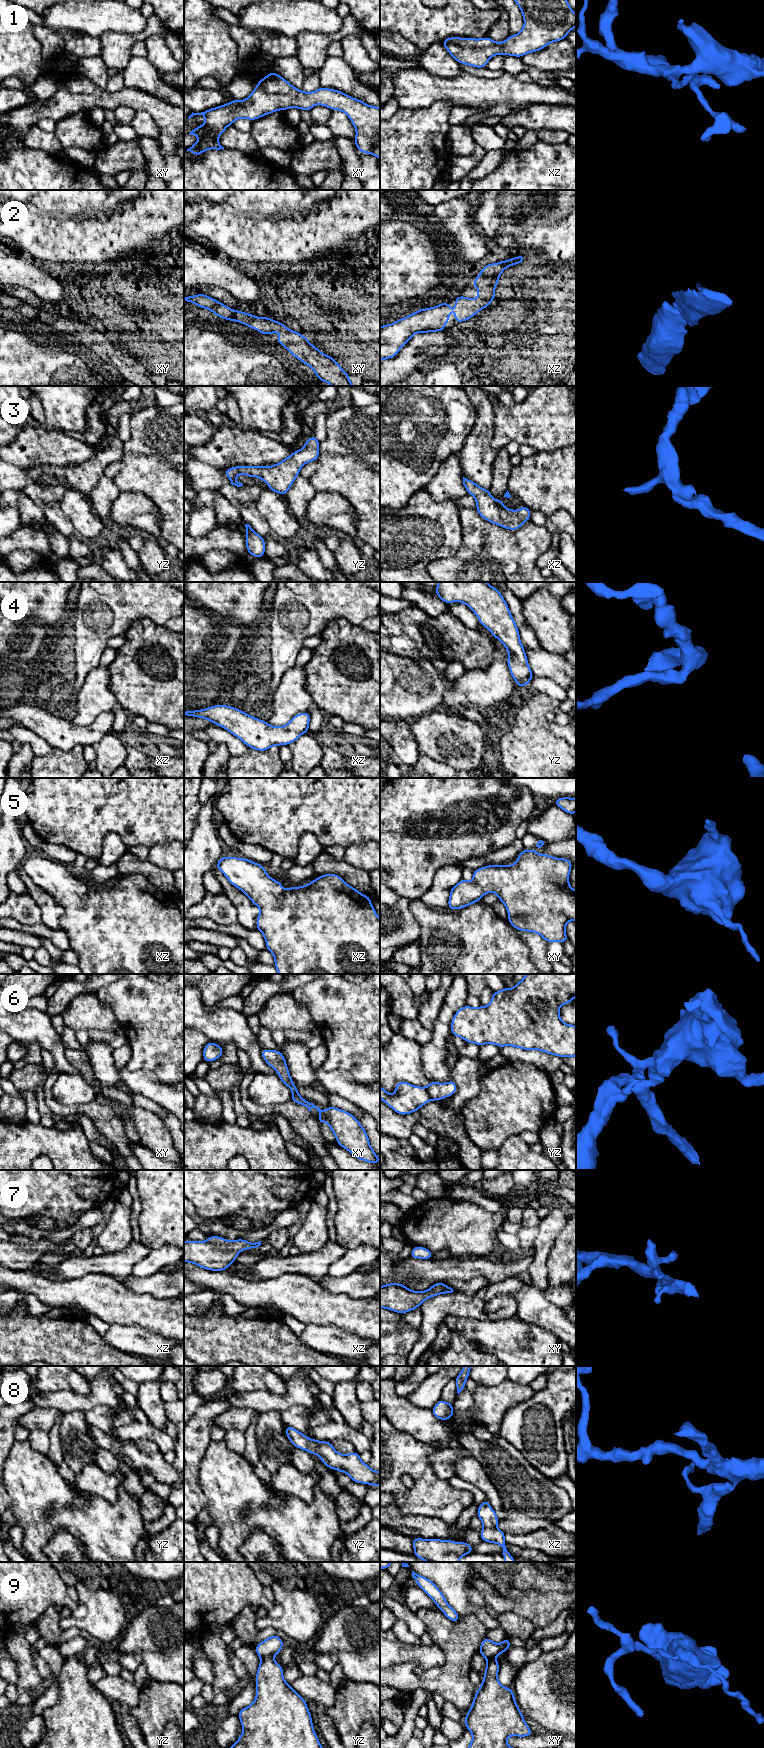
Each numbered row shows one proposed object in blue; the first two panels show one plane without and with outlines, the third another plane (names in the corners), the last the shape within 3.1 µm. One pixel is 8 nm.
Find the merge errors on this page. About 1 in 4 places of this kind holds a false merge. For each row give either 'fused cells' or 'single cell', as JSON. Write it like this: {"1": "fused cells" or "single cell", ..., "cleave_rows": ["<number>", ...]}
{"1": "single cell", "2": "single cell", "3": "single cell", "4": "single cell", "5": "single cell", "6": "fused cells", "7": "single cell", "8": "single cell", "9": "fused cells", "cleave_rows": ["6", "9"]}

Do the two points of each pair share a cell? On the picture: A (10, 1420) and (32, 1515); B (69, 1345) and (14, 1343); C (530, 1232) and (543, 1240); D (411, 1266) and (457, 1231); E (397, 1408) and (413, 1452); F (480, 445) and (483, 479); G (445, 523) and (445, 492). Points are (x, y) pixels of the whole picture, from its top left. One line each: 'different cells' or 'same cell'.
A: different cells
B: same cell
C: different cells
D: different cells
E: different cells
F: same cell
G: different cells

